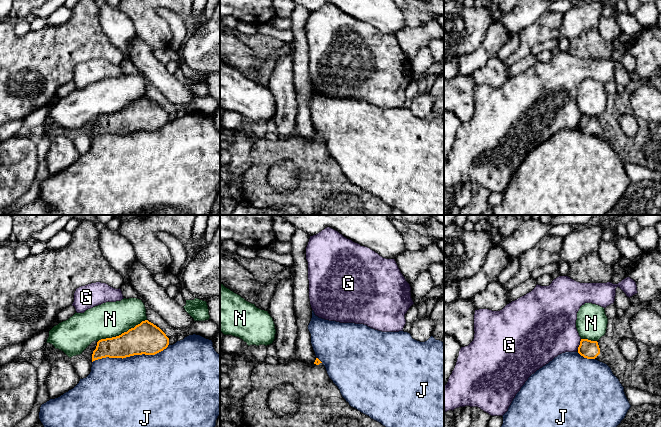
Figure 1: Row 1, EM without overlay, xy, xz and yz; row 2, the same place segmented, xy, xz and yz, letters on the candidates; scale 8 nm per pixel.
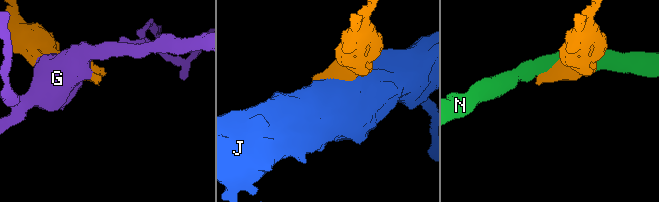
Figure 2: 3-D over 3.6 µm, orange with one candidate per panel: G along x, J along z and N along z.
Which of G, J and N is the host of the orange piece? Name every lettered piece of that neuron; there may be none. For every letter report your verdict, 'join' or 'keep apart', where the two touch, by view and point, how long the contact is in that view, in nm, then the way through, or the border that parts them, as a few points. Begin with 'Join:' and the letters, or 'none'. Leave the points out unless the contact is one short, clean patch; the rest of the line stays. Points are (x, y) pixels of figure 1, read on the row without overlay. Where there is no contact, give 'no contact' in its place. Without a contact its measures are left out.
Join: none
G: keep apart | yz (580, 120) | 90 nm
J: keep apart | xy (130, 131) | 650 nm
N: keep apart | xy (122, 109) | 440 nm

